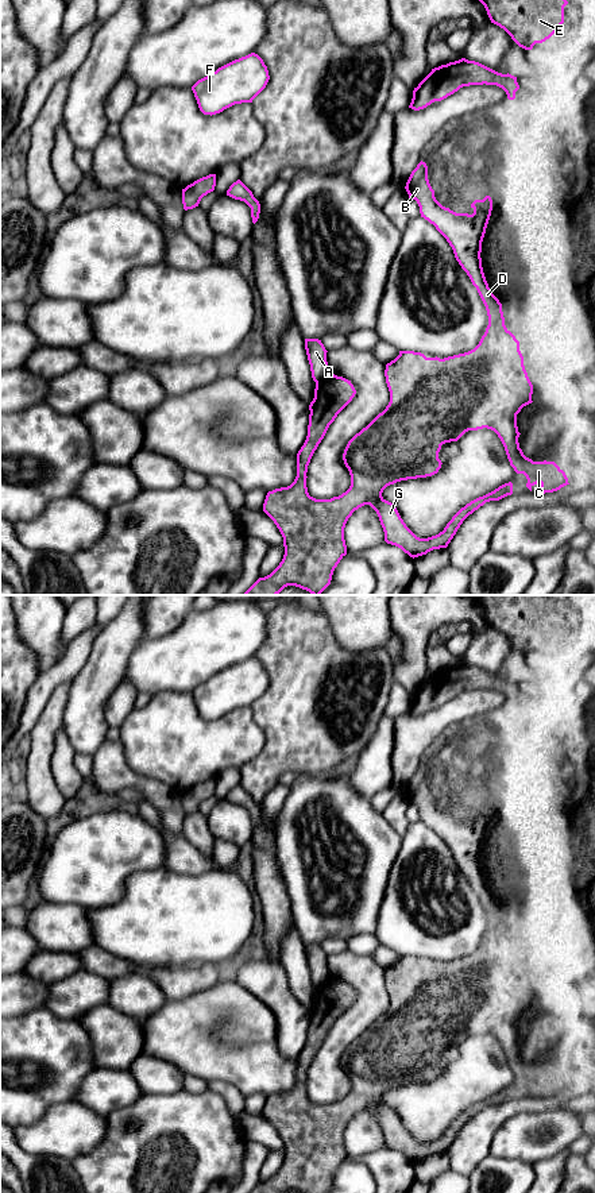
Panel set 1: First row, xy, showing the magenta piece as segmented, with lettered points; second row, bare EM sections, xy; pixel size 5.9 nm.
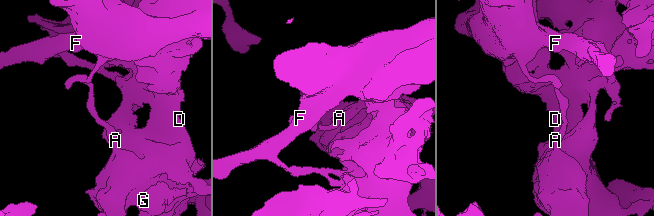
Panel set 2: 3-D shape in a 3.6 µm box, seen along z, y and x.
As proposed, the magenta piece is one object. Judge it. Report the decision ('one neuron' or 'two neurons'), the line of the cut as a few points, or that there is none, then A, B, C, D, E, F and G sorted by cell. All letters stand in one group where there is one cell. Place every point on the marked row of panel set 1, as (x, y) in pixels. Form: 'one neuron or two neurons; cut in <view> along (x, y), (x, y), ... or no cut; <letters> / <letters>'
two neurons; cut in xy along (329, 373), (316, 383); A F / B C D E G

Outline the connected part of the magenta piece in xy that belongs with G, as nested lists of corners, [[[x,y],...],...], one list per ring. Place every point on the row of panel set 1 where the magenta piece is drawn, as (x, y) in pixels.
[[[422,161],[412,171],[405,189],[409,194],[409,198],[417,201],[421,217],[433,224],[452,247],[456,260],[470,277],[486,306],[488,325],[479,344],[468,352],[440,359],[437,356],[426,358],[421,352],[399,351],[399,355],[386,364],[385,377],[390,391],[390,402],[382,413],[379,413],[366,428],[363,428],[348,441],[343,453],[343,460],[351,475],[351,486],[345,493],[331,499],[316,499],[309,495],[306,487],[308,466],[314,451],[324,439],[329,425],[335,421],[337,414],[352,401],[356,390],[351,381],[335,374],[328,374],[322,381],[316,383],[314,398],[309,405],[310,414],[308,436],[297,453],[297,476],[290,486],[268,491],[263,503],[263,511],[274,521],[283,537],[283,559],[270,575],[259,578],[243,595],[278,595],[287,586],[295,586],[309,591],[312,595],[320,595],[331,584],[335,568],[347,555],[347,545],[344,540],[345,524],[352,513],[364,505],[370,505],[376,511],[385,532],[385,541],[401,548],[410,557],[414,559],[426,555],[433,549],[447,548],[463,521],[470,514],[472,514],[486,502],[499,501],[507,495],[511,495],[513,483],[505,483],[494,491],[471,501],[452,517],[443,532],[428,538],[417,537],[406,526],[397,507],[382,497],[382,493],[387,486],[397,482],[426,478],[437,474],[443,464],[438,459],[441,445],[445,443],[457,441],[468,431],[478,431],[483,428],[494,431],[505,447],[510,466],[517,474],[523,474],[526,476],[526,487],[530,491],[532,487],[537,483],[541,484],[541,487],[536,490],[538,494],[553,493],[569,484],[565,472],[555,462],[533,462],[532,459],[526,457],[519,448],[518,437],[521,433],[518,432],[517,426],[517,414],[523,406],[533,402],[533,385],[523,366],[523,356],[519,351],[519,341],[506,328],[502,304],[488,287],[482,267],[482,242],[492,211],[491,197],[486,196],[483,200],[475,200],[471,204],[471,208],[474,209],[472,215],[456,213],[449,208],[443,206],[434,197],[434,190],[432,189],[428,179],[428,166]]]

